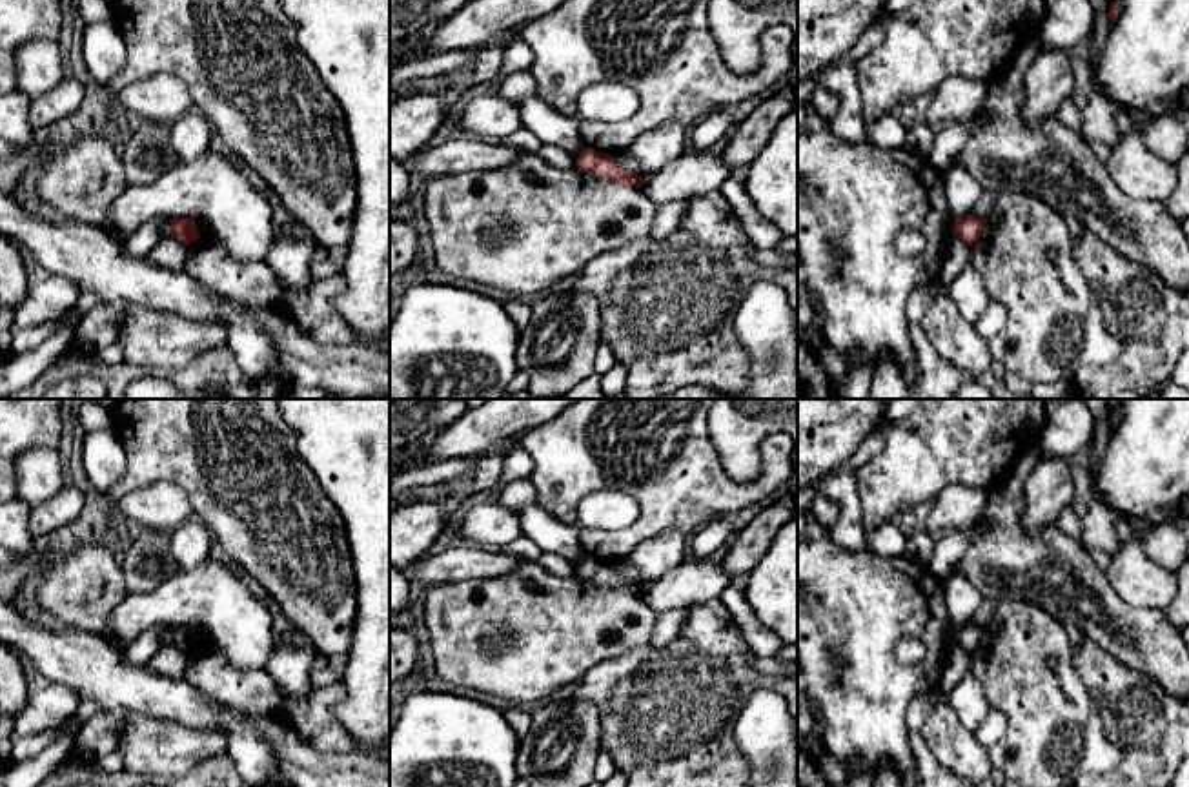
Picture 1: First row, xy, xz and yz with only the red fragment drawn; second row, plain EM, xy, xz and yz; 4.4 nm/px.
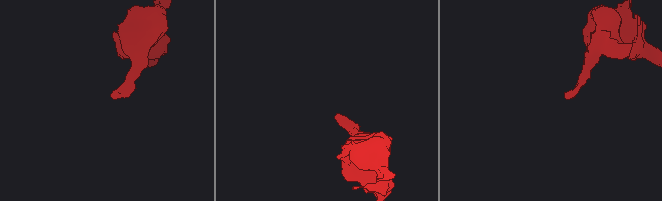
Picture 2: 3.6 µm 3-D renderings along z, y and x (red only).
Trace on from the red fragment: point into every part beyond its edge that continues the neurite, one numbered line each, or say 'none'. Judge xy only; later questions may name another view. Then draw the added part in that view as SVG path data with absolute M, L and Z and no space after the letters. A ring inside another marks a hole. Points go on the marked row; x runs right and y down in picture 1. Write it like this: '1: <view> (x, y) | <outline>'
none

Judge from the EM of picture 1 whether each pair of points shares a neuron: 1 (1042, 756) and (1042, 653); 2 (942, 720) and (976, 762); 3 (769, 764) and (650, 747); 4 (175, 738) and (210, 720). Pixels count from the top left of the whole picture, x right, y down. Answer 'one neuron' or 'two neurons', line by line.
1: one neuron
2: one neuron
3: two neurons
4: two neurons

